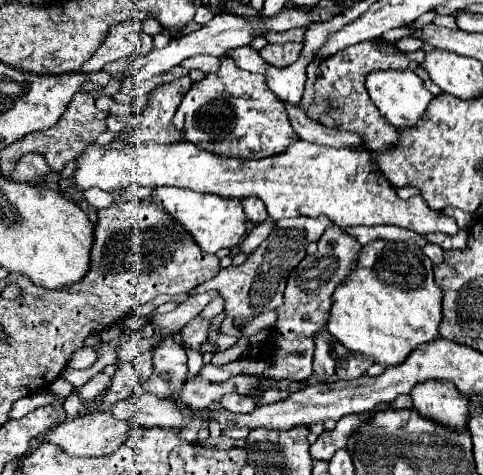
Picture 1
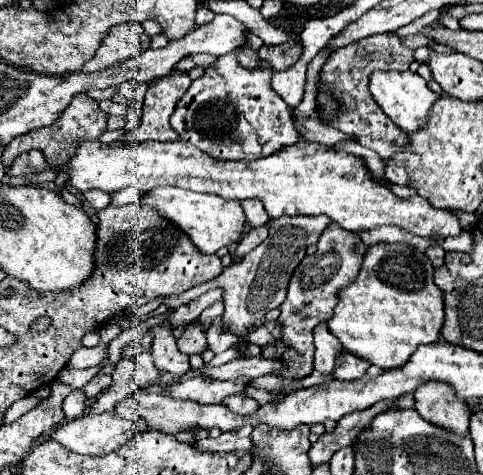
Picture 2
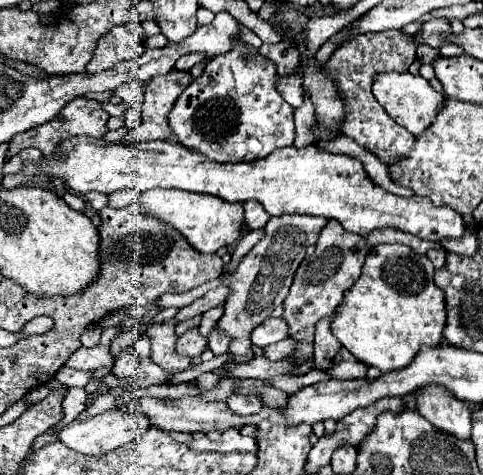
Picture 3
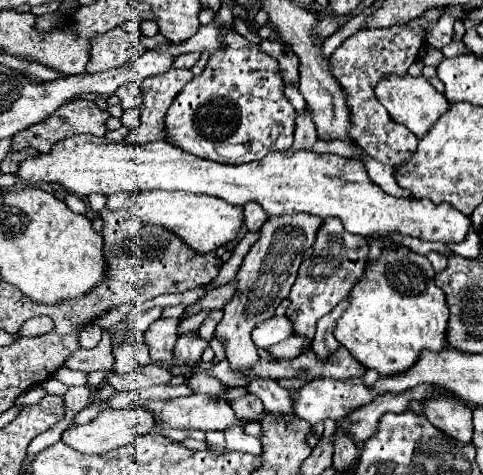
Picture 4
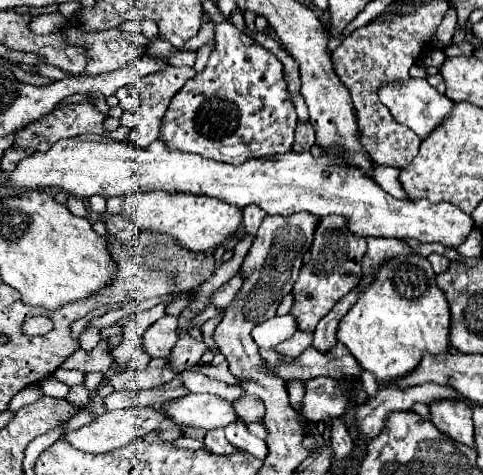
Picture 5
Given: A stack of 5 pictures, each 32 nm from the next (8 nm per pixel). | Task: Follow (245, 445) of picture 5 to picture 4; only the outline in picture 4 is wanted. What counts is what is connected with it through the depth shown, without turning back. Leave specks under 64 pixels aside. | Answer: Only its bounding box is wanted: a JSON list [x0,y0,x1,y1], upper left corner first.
[224,424,264,456]

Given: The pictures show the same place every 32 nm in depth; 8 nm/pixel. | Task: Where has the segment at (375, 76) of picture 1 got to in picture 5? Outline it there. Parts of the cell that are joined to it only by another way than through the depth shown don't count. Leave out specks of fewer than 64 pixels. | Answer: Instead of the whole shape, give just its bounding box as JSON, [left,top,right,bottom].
[378,78,454,138]

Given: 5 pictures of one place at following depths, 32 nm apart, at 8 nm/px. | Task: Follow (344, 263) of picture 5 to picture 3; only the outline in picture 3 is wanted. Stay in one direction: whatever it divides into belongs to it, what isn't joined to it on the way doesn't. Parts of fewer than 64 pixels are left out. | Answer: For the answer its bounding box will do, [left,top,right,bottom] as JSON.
[282,220,368,358]

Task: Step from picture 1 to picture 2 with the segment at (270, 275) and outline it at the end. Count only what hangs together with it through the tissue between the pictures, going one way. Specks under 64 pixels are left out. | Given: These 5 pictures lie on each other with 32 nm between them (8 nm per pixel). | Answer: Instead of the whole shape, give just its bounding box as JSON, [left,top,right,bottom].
[164,216,330,358]

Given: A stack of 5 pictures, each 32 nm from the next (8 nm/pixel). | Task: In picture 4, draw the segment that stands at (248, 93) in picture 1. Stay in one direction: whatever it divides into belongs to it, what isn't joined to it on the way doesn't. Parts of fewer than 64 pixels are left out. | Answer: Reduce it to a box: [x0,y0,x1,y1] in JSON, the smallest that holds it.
[166,28,296,164]

